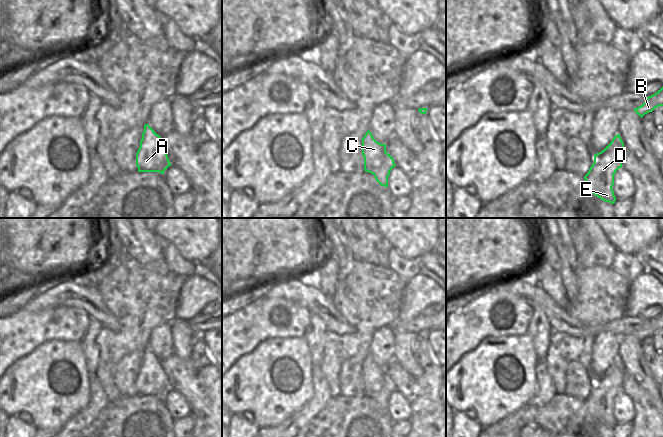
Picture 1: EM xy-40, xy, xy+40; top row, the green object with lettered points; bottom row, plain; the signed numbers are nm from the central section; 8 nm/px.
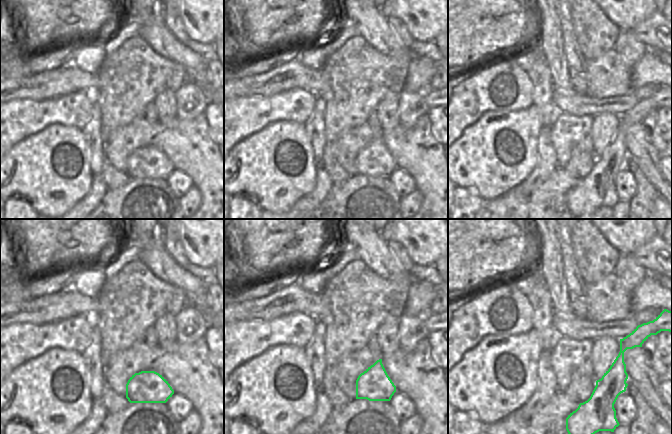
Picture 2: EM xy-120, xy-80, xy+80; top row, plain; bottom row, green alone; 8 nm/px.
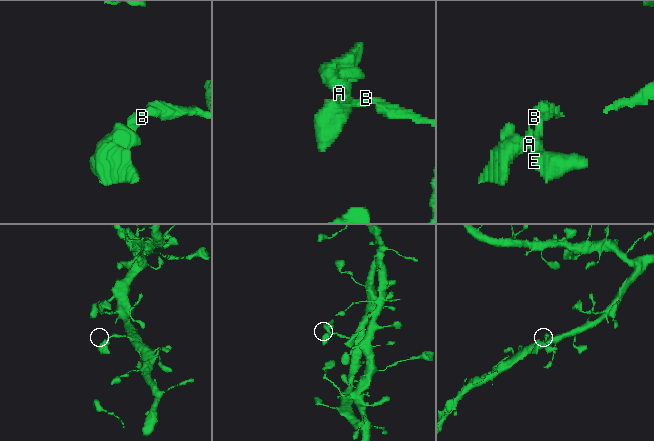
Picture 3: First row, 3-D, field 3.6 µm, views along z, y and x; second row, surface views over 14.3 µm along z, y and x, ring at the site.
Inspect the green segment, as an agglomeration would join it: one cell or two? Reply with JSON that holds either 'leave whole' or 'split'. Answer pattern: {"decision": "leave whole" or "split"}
{"decision": "split"}

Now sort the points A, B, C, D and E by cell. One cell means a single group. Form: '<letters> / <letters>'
A C / B D E

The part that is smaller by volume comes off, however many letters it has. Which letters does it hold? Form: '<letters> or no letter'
A, C

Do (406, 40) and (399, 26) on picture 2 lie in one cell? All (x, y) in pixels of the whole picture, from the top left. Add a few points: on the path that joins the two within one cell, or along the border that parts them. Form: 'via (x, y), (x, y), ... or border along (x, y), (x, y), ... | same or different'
via (405, 37), (400, 29) | same

